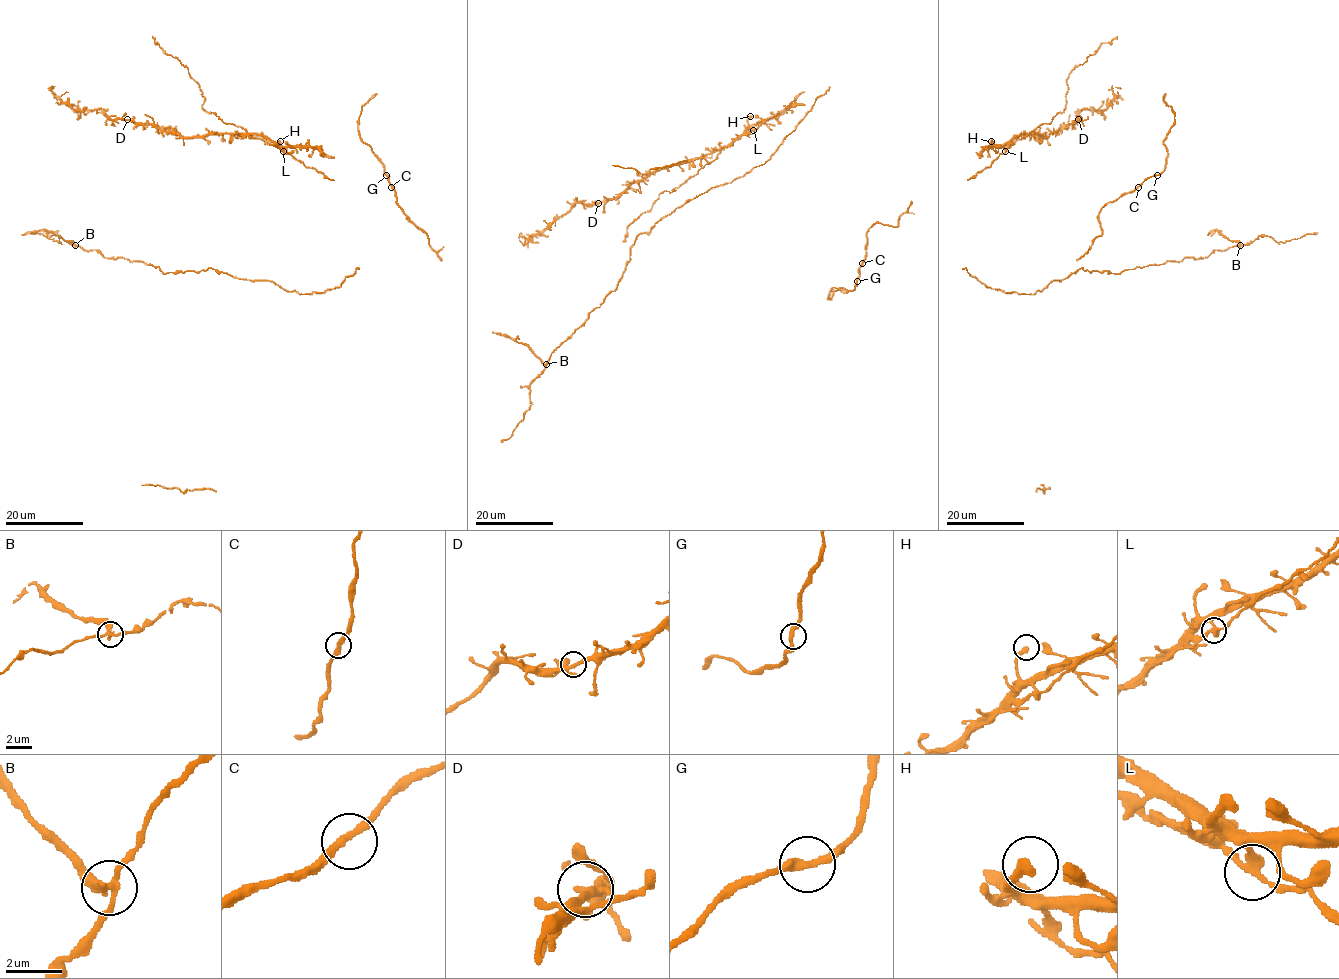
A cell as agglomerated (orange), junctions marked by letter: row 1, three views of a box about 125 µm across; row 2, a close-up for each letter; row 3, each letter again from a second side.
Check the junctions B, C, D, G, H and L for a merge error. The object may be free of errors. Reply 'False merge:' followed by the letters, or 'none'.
False merge: B

